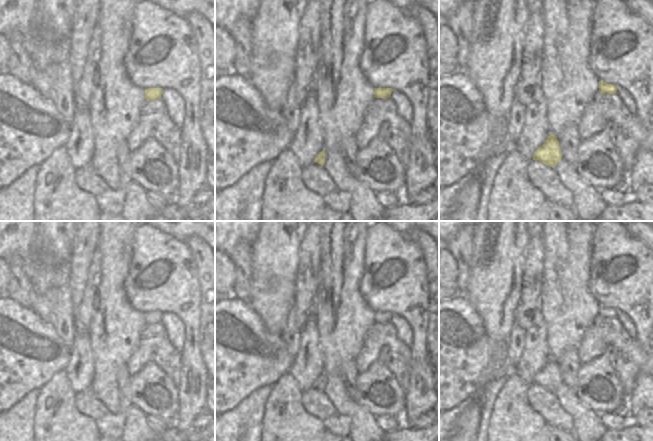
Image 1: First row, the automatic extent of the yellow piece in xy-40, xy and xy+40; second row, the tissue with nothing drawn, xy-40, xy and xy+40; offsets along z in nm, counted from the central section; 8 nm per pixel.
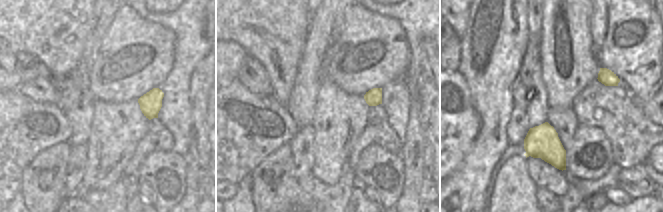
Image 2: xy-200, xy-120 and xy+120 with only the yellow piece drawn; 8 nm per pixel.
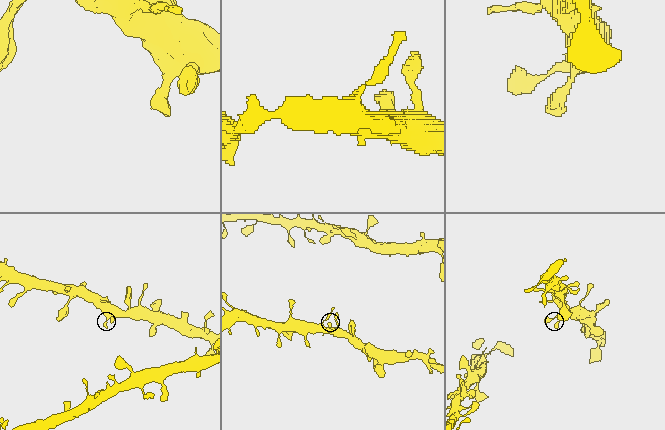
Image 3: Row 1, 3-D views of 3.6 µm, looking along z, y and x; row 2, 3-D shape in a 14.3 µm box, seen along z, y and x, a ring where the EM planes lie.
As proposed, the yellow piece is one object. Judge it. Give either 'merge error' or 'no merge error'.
no merge error

